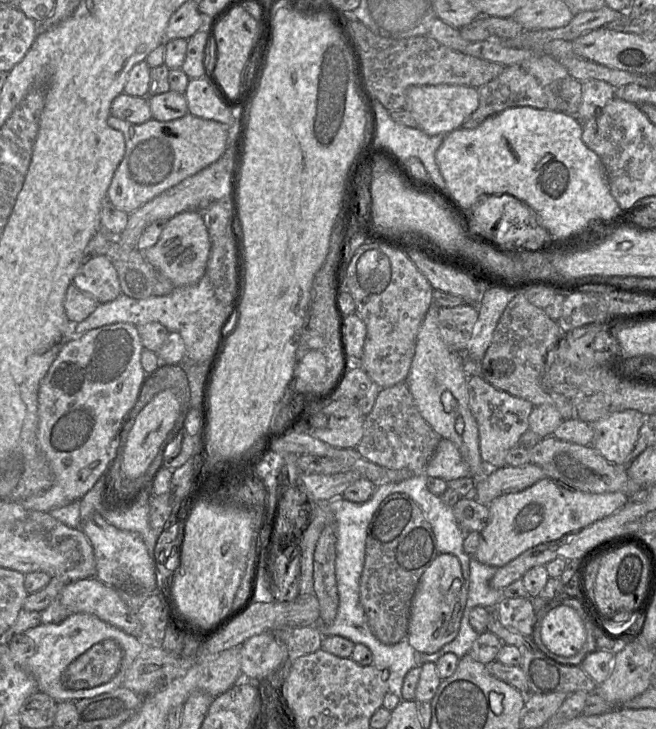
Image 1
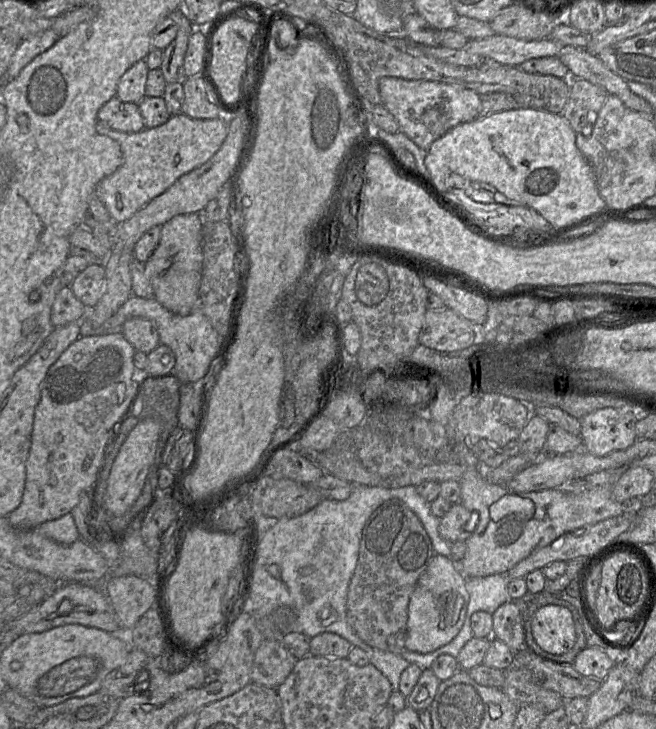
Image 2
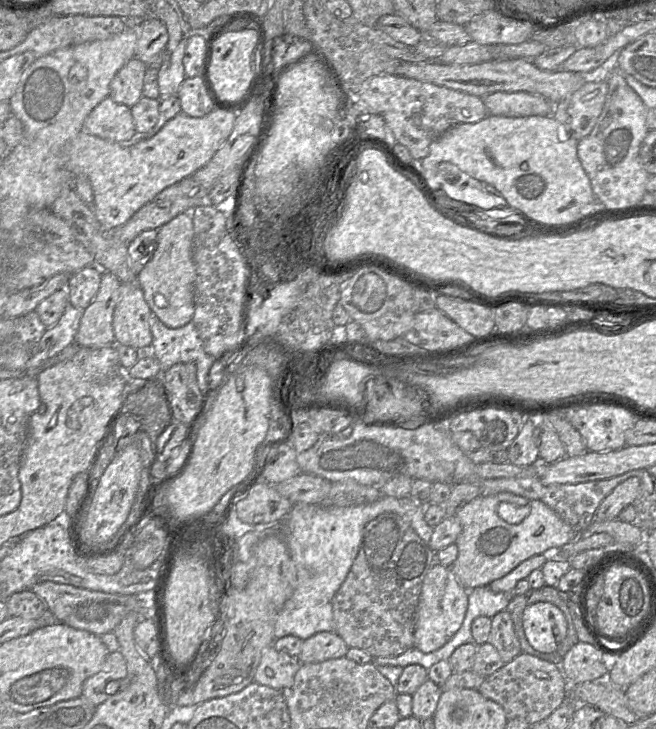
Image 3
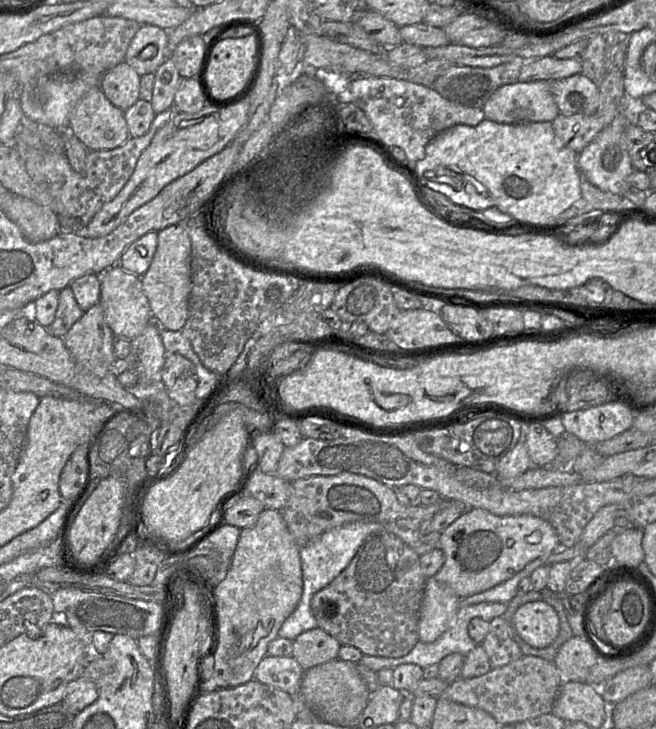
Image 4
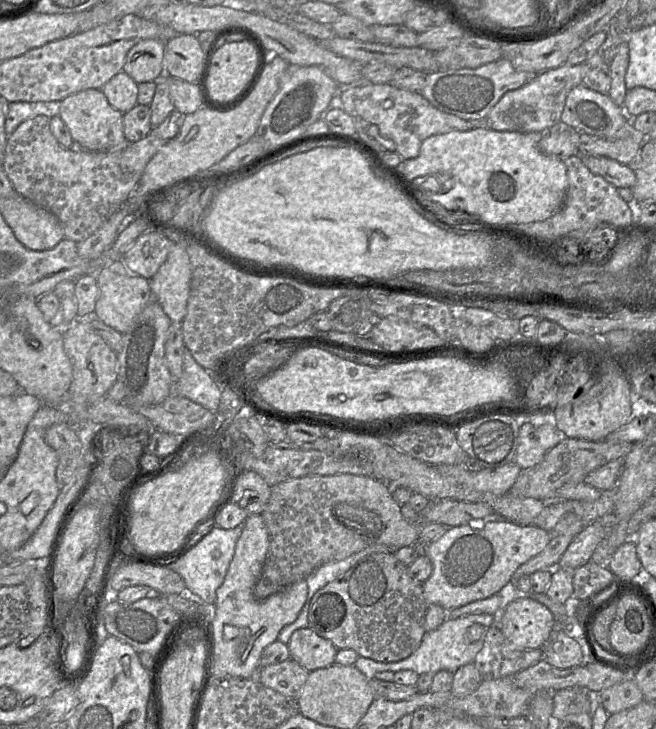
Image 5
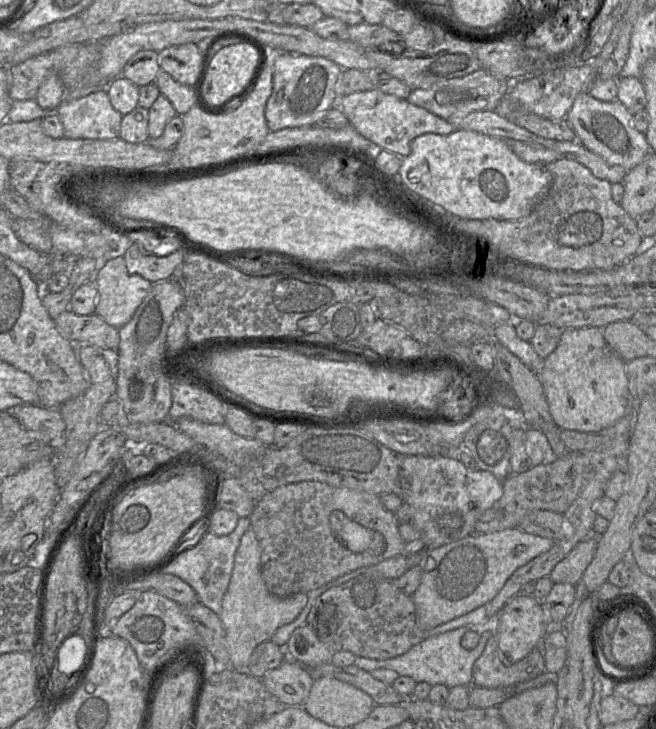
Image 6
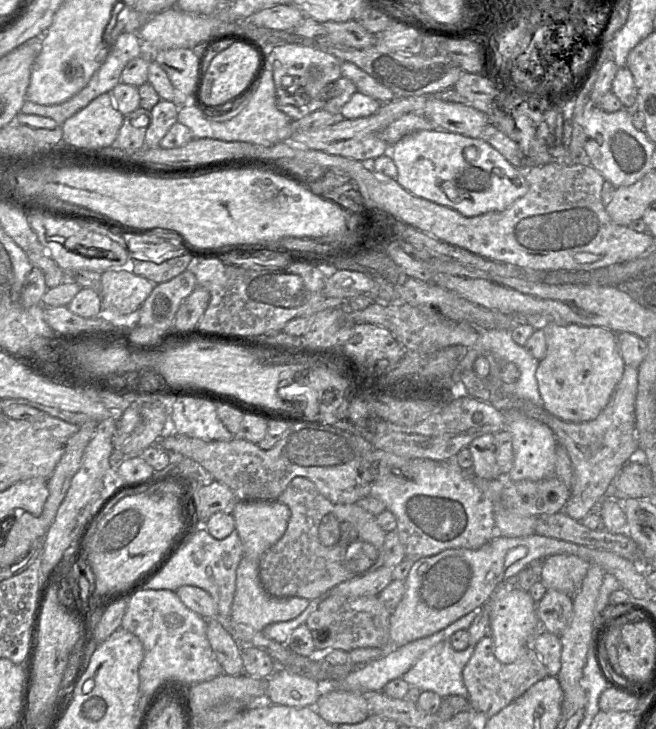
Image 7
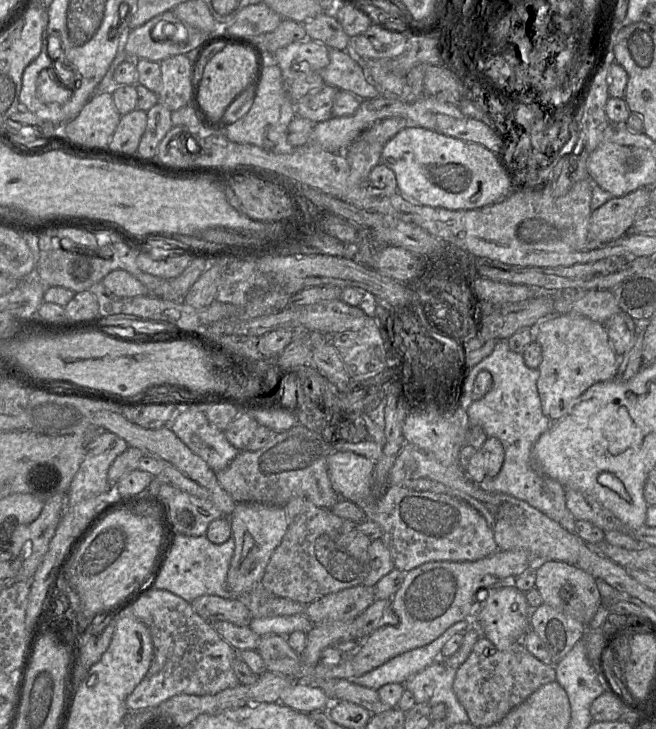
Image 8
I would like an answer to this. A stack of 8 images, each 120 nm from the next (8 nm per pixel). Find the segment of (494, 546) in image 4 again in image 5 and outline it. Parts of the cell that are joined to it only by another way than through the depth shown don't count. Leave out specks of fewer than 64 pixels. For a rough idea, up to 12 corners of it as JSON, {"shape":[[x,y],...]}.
{"shape":[[493,517],[430,543],[427,605],[506,593],[550,533]]}

